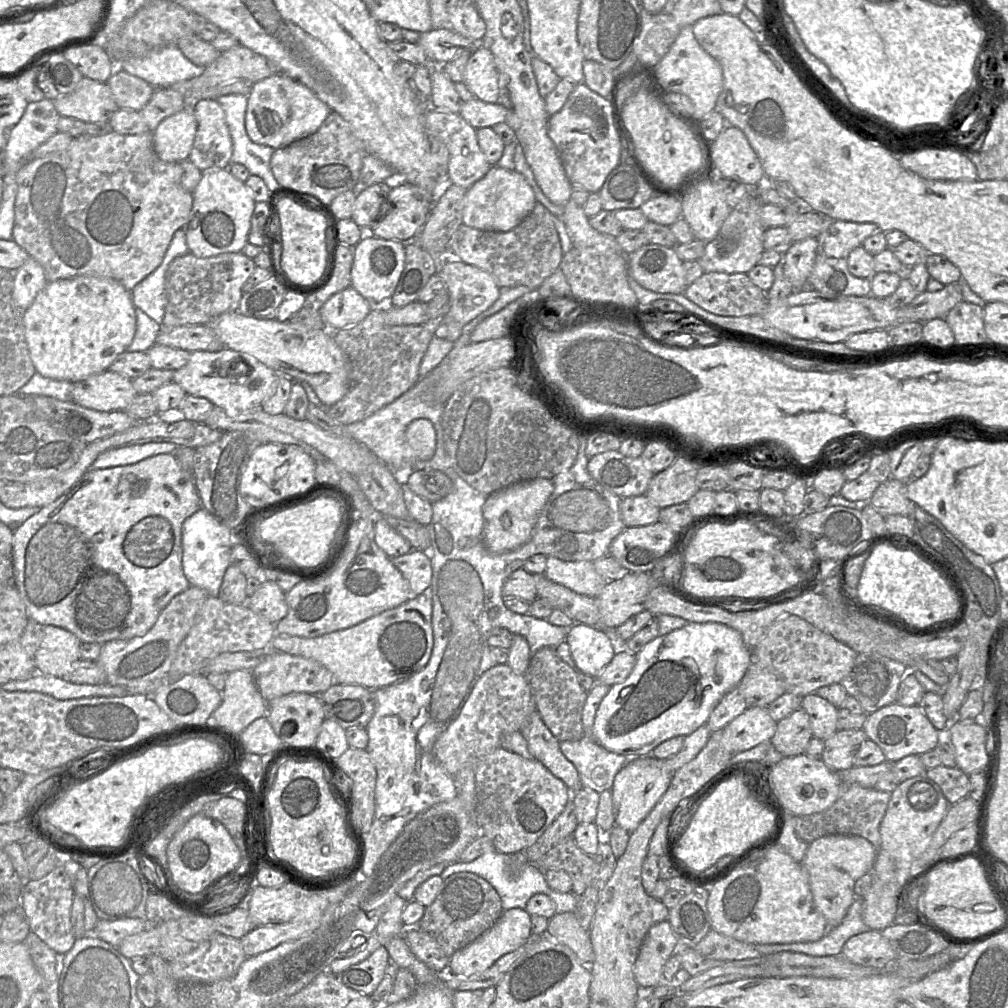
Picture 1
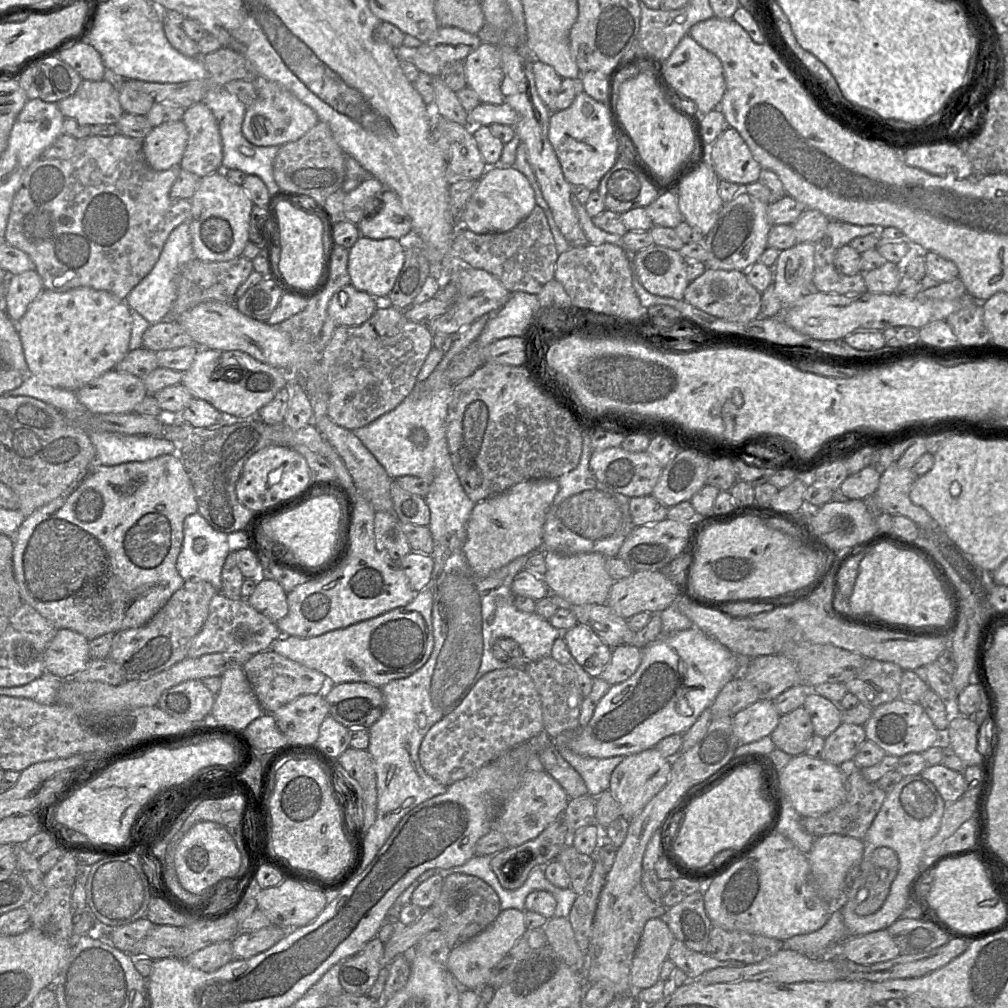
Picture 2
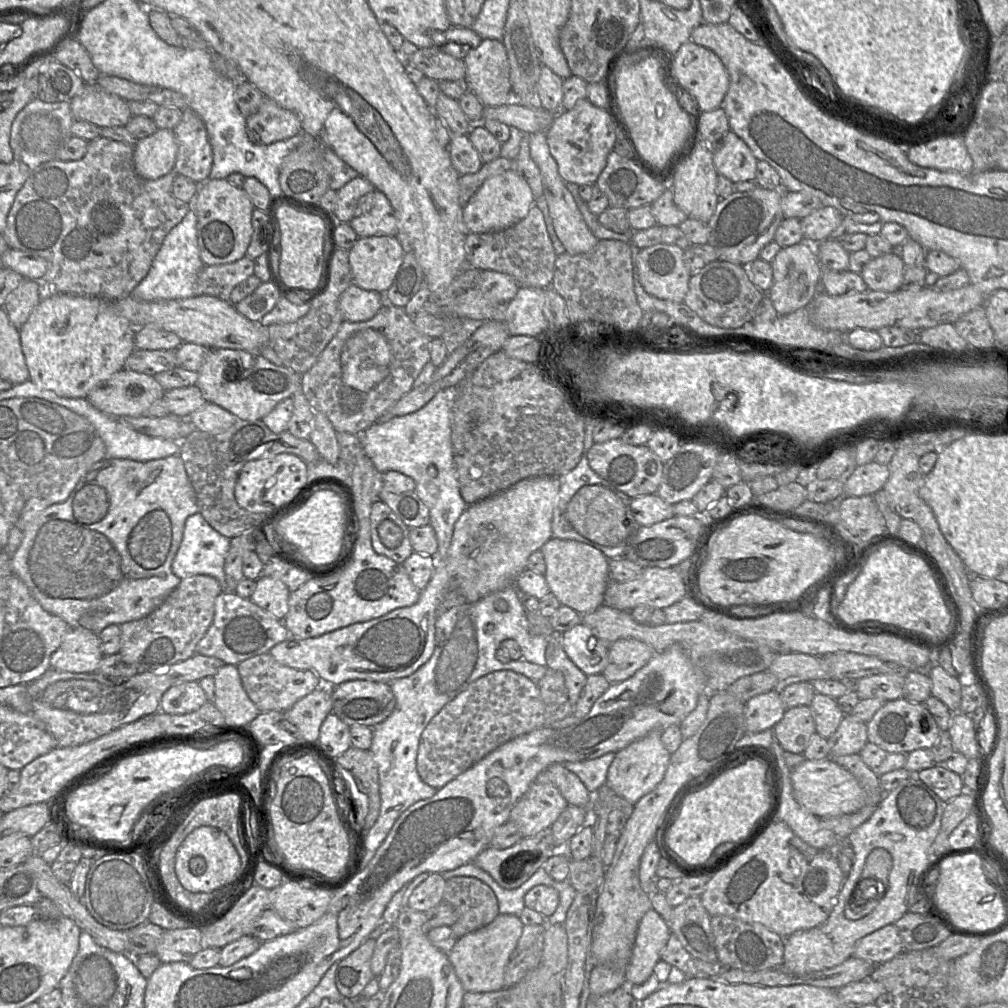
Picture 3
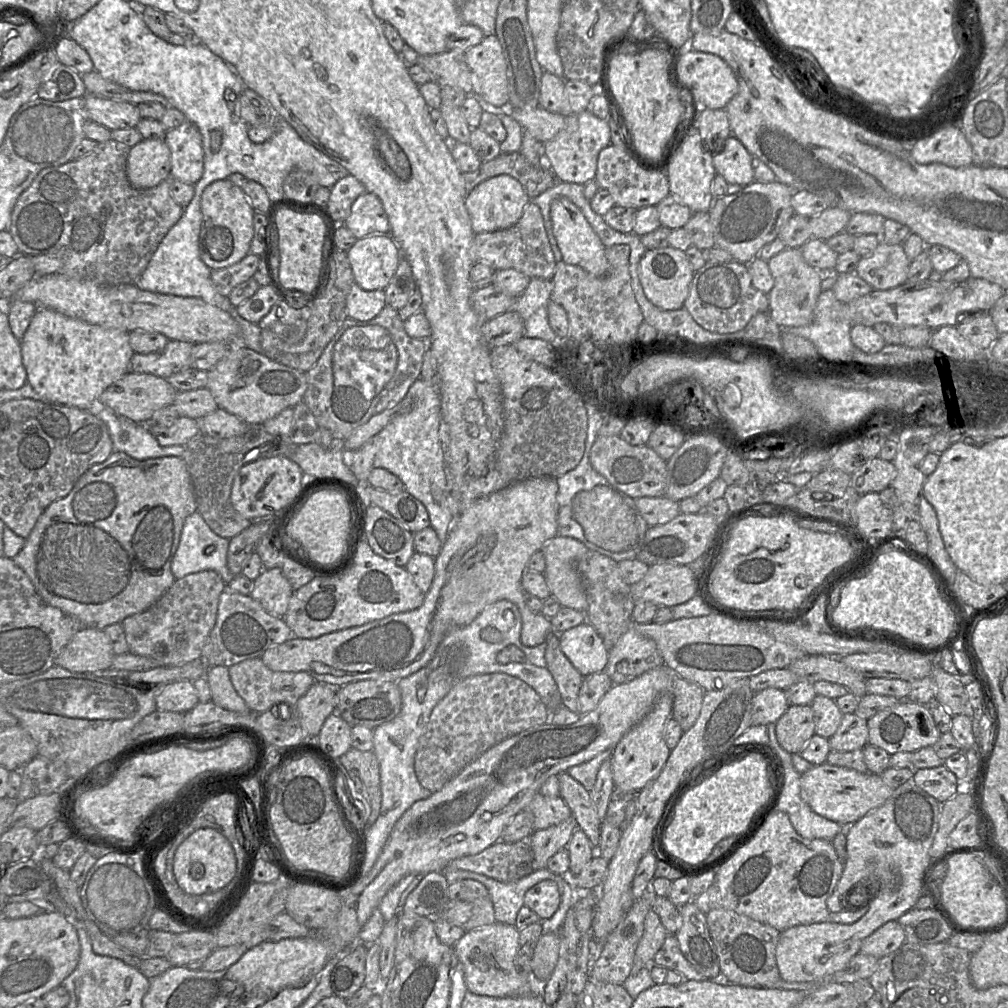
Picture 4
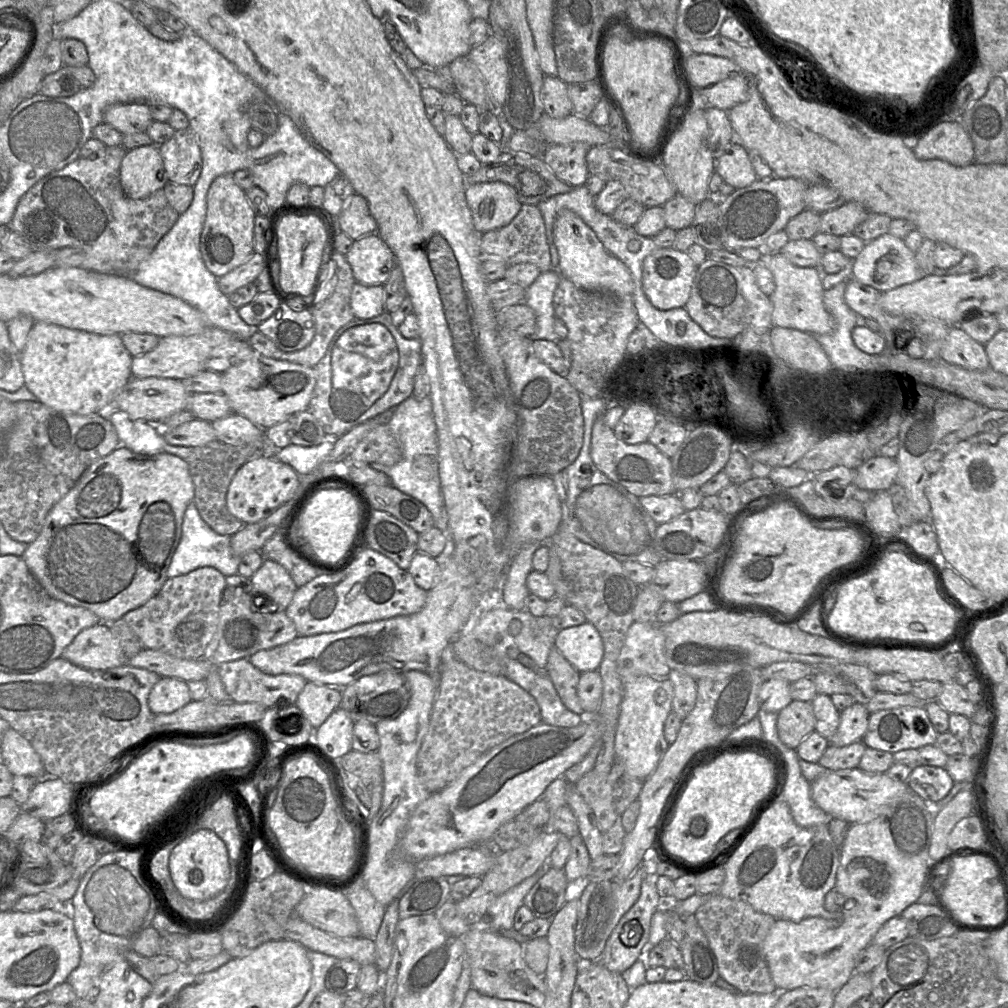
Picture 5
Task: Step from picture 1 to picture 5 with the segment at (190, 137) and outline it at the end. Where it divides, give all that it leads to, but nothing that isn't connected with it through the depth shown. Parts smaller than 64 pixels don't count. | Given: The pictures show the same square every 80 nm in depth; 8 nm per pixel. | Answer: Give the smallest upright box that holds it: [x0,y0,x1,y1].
[119,143,168,199]

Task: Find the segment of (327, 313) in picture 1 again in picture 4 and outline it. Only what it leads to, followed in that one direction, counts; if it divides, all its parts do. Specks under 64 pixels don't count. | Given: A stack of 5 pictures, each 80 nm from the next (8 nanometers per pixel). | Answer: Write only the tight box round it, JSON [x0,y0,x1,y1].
[346,282,385,321]

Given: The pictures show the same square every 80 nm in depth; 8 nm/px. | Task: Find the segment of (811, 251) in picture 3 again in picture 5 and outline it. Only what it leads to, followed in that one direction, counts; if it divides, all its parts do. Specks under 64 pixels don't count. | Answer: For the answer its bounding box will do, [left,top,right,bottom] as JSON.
[762,252,835,334]

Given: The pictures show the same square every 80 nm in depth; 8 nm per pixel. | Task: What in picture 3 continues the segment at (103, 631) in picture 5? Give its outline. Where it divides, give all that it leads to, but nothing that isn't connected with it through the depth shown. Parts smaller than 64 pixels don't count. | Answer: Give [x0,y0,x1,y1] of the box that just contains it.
[50,629,103,673]

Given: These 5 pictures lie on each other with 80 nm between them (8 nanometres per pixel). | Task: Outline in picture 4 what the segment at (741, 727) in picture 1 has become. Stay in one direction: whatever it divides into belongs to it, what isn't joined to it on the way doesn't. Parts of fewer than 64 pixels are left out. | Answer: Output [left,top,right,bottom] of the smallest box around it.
[752,687,789,725]

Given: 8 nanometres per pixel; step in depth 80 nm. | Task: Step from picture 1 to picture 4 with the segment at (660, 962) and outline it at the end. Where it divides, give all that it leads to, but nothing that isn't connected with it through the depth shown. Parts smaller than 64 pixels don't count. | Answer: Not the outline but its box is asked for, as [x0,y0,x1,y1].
[632,909,668,973]

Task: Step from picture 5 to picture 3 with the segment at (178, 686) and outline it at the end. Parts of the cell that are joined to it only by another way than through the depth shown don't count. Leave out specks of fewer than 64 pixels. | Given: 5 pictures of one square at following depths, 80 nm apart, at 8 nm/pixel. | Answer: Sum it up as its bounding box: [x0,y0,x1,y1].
[160,682,208,715]

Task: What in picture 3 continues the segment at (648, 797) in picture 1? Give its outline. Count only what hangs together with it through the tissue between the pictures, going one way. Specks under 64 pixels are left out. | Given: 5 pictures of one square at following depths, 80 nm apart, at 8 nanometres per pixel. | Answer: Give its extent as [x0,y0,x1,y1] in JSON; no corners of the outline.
[606,730,671,805]

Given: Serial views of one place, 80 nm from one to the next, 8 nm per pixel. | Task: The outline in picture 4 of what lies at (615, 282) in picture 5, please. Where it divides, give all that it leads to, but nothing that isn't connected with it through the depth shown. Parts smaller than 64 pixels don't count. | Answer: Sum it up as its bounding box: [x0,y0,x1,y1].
[550,197,609,276]

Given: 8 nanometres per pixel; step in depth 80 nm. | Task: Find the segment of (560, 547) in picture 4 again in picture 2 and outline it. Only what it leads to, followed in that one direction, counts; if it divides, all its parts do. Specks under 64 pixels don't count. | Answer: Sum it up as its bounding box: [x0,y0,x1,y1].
[543,551,614,604]

